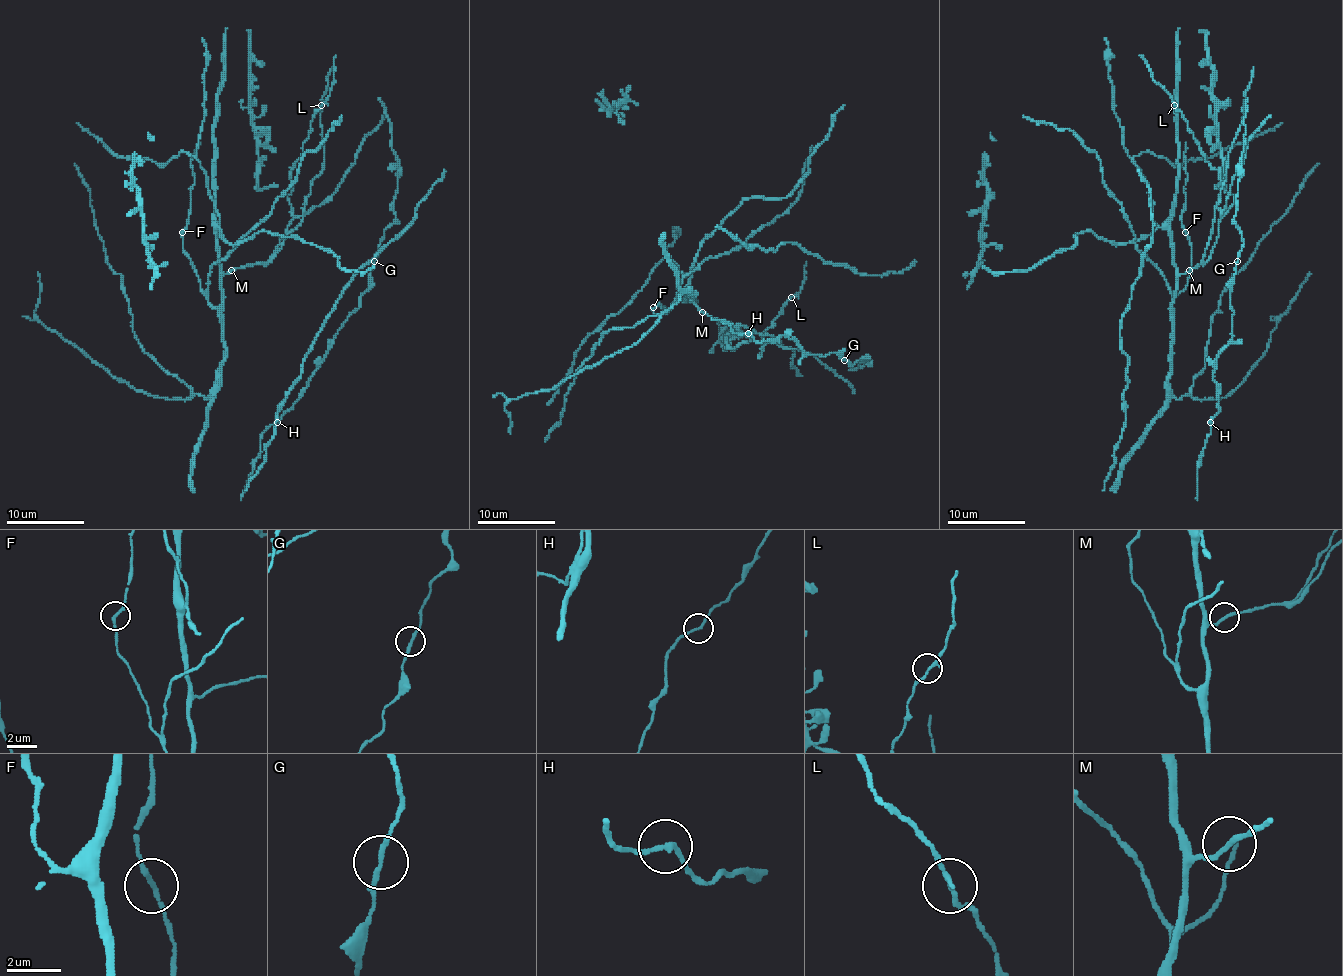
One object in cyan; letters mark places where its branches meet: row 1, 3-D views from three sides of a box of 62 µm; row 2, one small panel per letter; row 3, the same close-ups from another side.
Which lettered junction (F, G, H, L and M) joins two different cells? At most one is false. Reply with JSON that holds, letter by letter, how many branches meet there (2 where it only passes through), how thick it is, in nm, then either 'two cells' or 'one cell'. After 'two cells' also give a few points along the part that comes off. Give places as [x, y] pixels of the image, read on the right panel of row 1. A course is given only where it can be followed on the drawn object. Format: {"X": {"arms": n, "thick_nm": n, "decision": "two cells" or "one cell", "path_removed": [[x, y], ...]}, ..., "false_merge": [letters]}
{"F": {"arms": 2, "thick_nm": 170, "decision": "one cell"}, "G": {"arms": 2, "thick_nm": 170, "decision": "one cell"}, "H": {"arms": 2, "thick_nm": 160, "decision": "one cell"}, "L": {"arms": 2, "thick_nm": 150, "decision": "one cell"}, "M": {"arms": 2, "thick_nm": 160, "decision": "one cell"}, "false_merge": []}

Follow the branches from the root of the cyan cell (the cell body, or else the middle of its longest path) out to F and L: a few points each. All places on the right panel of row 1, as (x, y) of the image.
F: (1189, 270), (1178, 278), (1176, 297), (1170, 307), (1191, 274), (1191, 243), (1185, 231)
L: (1189, 270), (1209, 258), (1218, 221), (1234, 196), (1222, 187), (1218, 171), (1205, 160), (1174, 105)

